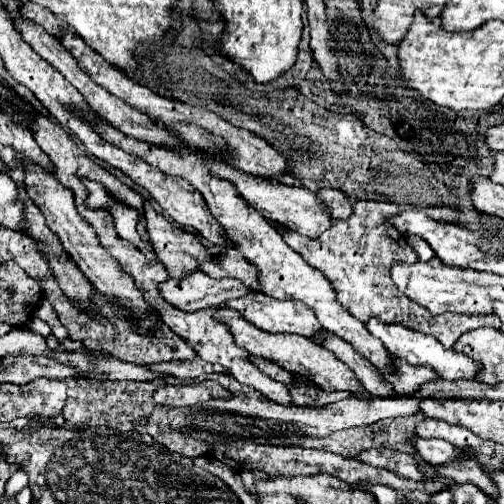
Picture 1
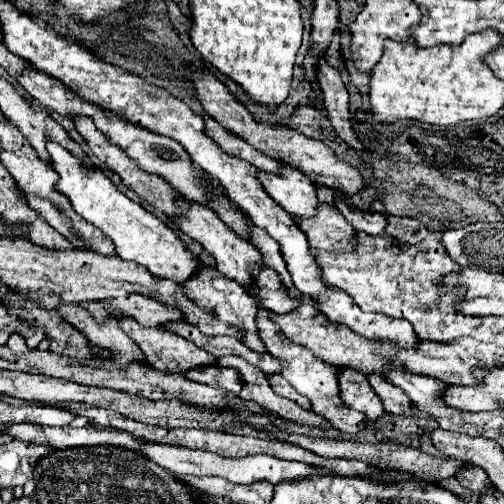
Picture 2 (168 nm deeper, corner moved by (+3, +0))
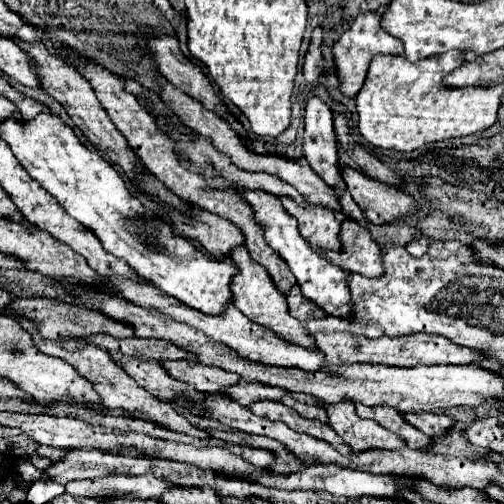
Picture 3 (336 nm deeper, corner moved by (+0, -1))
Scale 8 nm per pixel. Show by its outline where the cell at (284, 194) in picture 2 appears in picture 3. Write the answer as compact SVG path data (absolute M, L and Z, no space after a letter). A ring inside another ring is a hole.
M279 198L283 208L289 216L297 220L299 234L307 240L307 244L315 250L343 250L339 240L339 228L341 224L335 220L335 214L327 208L309 206L299 208L291 198Z

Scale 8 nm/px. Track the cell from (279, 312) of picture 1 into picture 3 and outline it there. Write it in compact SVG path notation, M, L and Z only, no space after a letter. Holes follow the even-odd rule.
M319 332L315 334L317 348L327 356L327 362L333 366L343 364L385 364L385 366L437 366L437 365L465 365L483 358L477 350L471 350L453 344L451 340L445 340L443 336L431 336L431 334L411 334L411 336L399 336L399 338L377 338L369 340L363 336L351 336L349 332Z

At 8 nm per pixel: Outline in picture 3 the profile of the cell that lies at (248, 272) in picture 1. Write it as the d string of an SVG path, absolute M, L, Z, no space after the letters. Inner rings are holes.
M293 286L293 288L291 288L291 292L287 294L287 304L289 304L291 316L297 318L297 320L301 320L301 322L307 322L307 320L311 320L311 318L323 318L323 316L325 316L325 312L323 312L315 302L307 300L307 298L301 294L299 286Z

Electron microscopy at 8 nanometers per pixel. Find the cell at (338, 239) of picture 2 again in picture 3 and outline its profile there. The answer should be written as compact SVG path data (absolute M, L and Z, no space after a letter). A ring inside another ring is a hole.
M345 220L341 224L341 244L343 252L323 250L323 256L331 264L343 268L345 272L355 272L367 278L383 276L381 248L361 224Z

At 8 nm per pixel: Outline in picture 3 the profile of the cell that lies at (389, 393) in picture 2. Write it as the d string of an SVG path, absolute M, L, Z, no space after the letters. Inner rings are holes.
M423 412L423 414L405 414L407 422L411 426L415 426L417 430L421 430L423 434L431 436L431 438L441 438L447 434L447 430L453 428L455 418L445 416L445 414L431 414L431 412Z

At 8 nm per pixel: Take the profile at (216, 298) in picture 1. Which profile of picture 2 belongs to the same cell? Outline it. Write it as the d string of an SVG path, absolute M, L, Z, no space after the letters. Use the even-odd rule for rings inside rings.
M126 295L118 299L104 299L104 301L90 301L84 307L96 317L104 319L106 313L110 315L130 315L142 327L152 327L158 323L170 323L182 319L176 307L164 307L164 303L156 303L156 299L144 299L142 295Z

